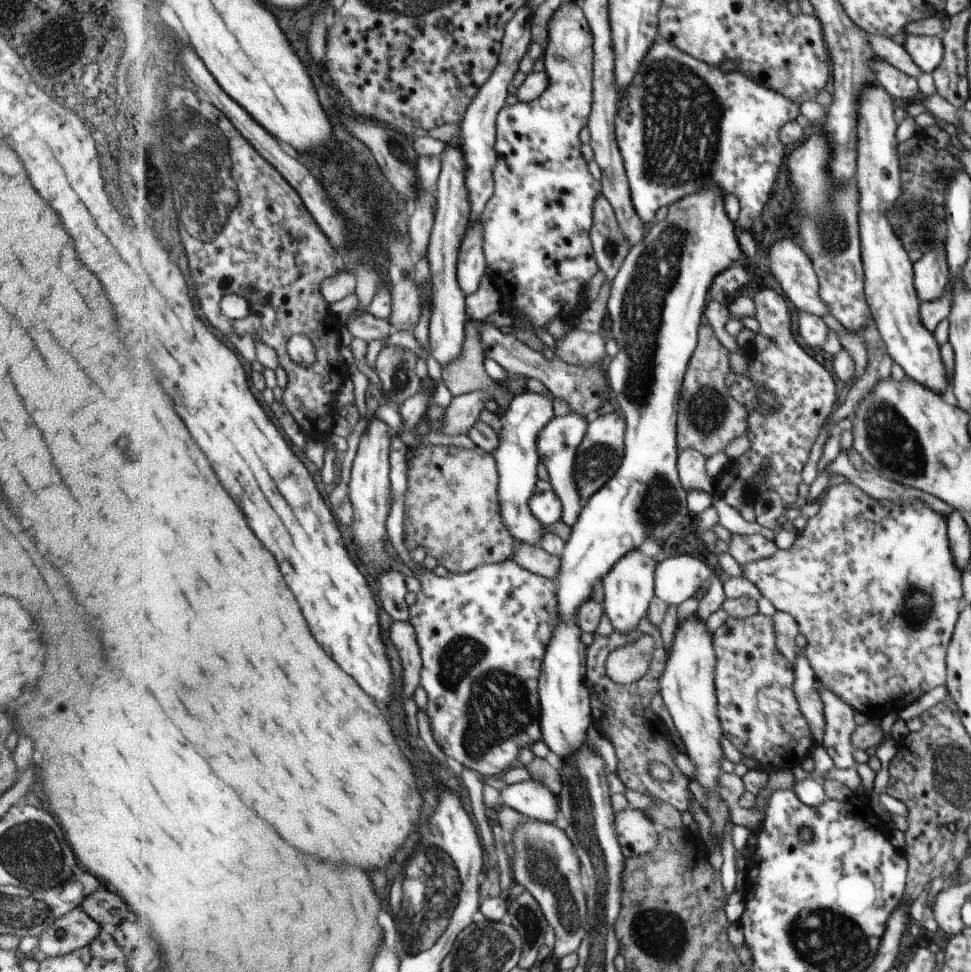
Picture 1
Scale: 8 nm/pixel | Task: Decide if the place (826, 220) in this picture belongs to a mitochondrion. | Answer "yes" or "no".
yes

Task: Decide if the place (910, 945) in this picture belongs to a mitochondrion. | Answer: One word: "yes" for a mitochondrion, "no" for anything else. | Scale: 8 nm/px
no

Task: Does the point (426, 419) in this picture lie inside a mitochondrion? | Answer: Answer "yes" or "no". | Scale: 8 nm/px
no

